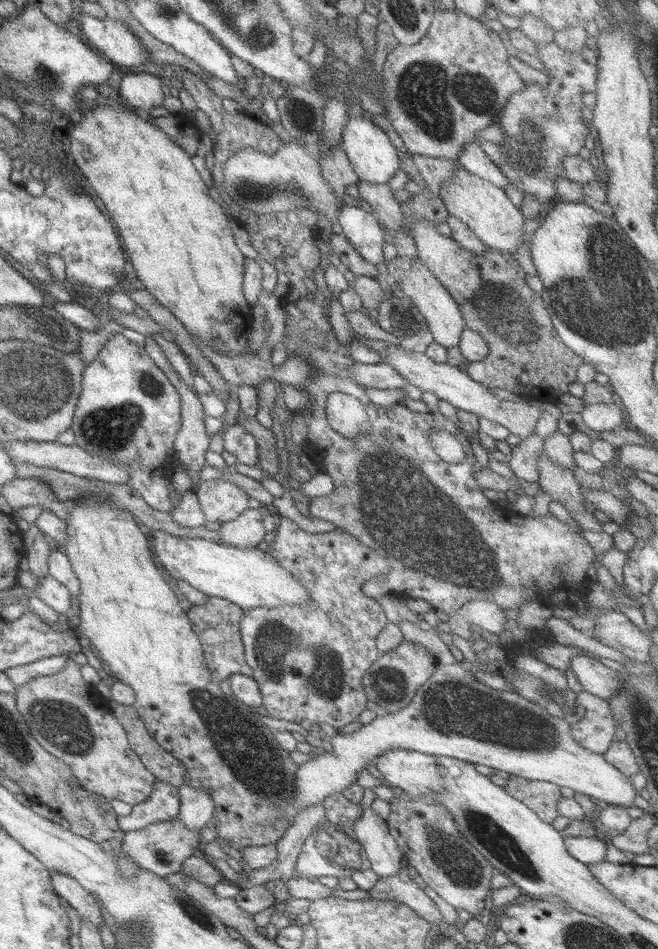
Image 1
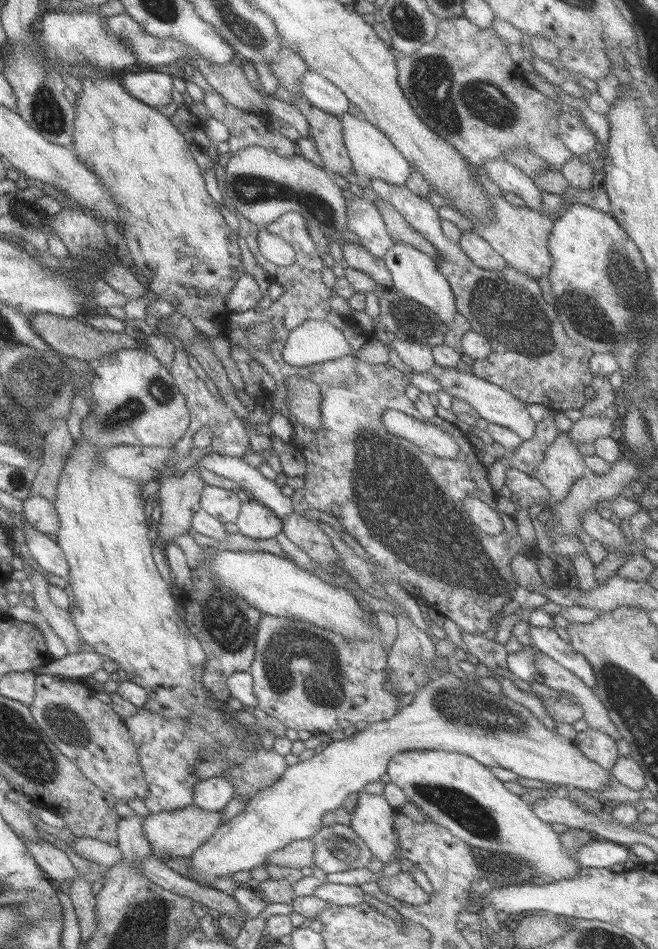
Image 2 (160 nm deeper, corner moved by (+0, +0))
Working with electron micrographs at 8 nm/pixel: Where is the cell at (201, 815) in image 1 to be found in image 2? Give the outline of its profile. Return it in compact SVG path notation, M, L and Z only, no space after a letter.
M210 777L193 785L192 804L206 811L220 811L233 797L233 788L225 778Z

